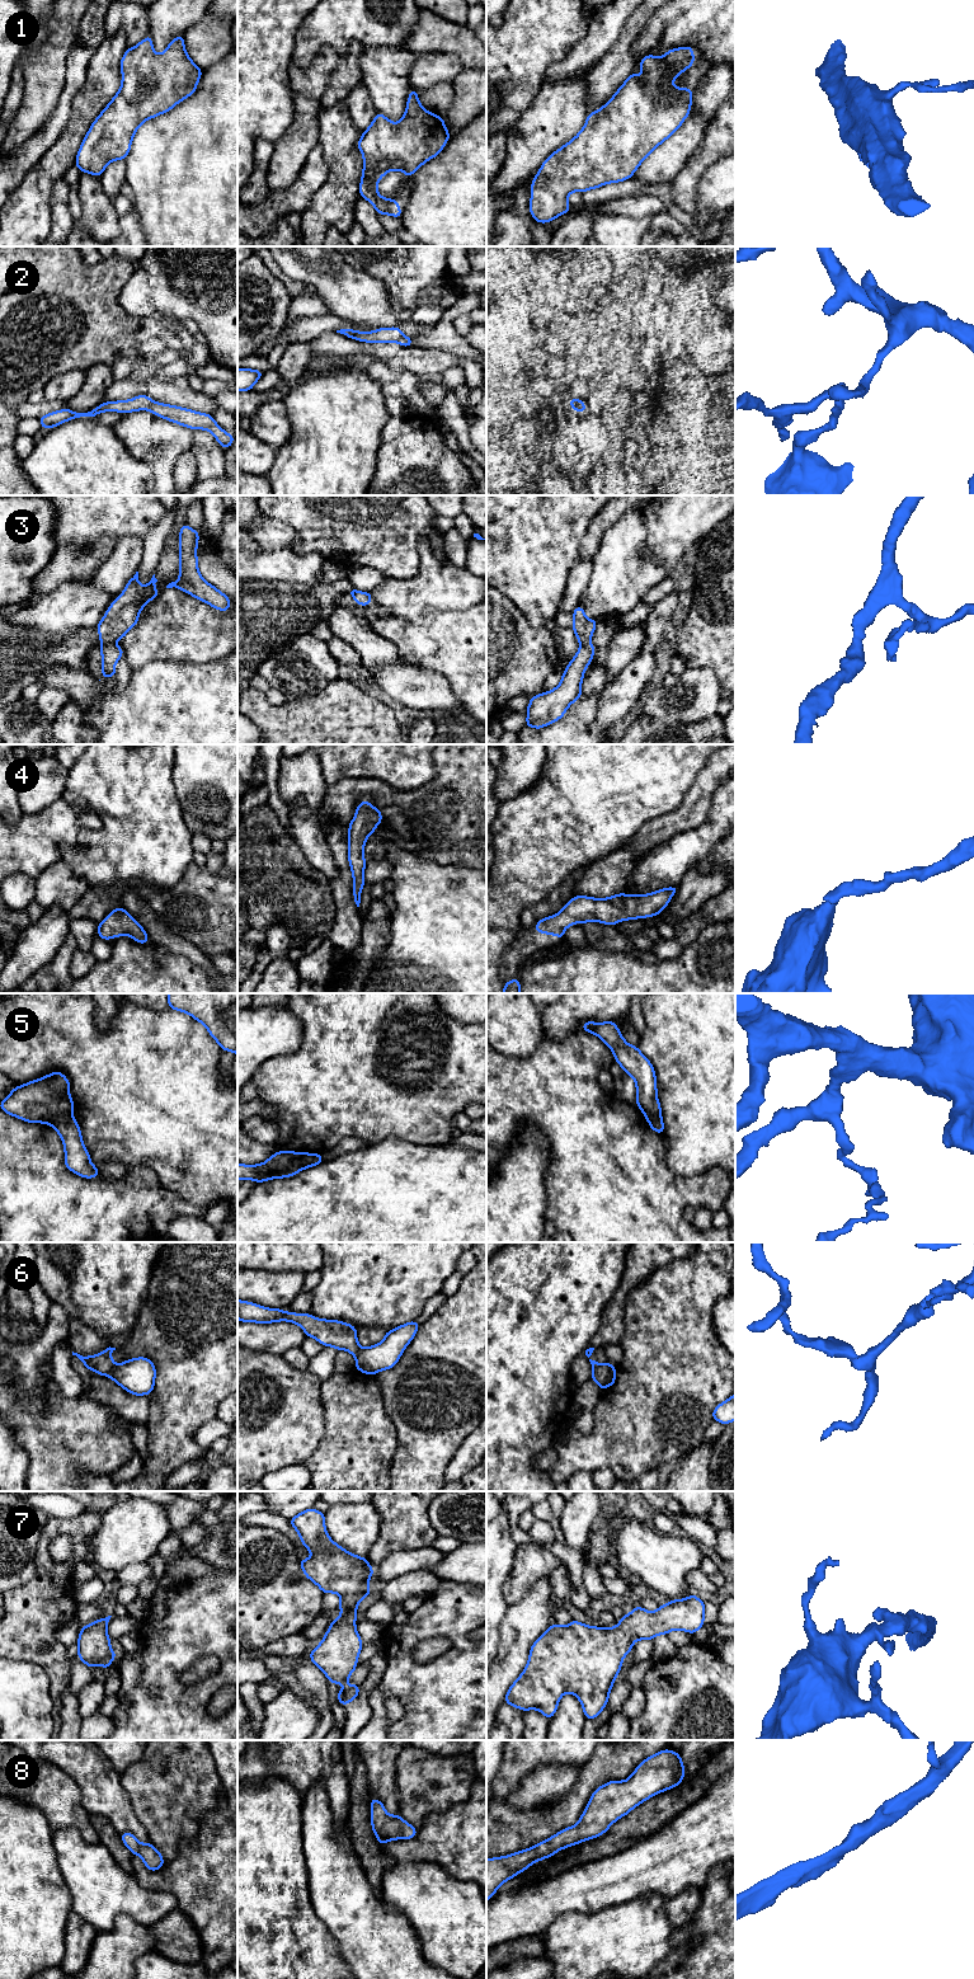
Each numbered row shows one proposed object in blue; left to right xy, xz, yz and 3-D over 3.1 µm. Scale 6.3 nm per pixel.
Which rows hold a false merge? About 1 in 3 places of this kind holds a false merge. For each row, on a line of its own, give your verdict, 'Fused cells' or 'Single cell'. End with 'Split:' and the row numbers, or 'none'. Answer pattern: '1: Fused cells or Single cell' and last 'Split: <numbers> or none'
1: Single cell
2: Fused cells
3: Single cell
4: Single cell
5: Fused cells
6: Fused cells
7: Single cell
8: Single cell
Split: 2, 5, 6

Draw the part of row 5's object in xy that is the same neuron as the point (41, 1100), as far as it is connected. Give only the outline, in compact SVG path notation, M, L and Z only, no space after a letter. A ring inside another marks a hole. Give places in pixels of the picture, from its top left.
M58 1071L48 1073L14 1087L0 1103L0 1109L24 1122L51 1124L56 1117L70 1115L75 1109L70 1081Z

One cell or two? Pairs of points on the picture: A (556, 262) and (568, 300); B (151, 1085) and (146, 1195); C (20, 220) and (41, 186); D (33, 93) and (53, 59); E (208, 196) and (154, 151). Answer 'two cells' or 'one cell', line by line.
A: one cell
B: two cells
C: one cell
D: one cell
E: one cell

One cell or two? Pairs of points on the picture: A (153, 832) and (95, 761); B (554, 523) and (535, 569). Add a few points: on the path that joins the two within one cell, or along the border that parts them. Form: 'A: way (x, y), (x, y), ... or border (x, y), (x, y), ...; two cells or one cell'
A: way (141, 814), (137, 803), (113, 779); one cell
B: way (542, 535), (535, 543), (535, 558); one cell

